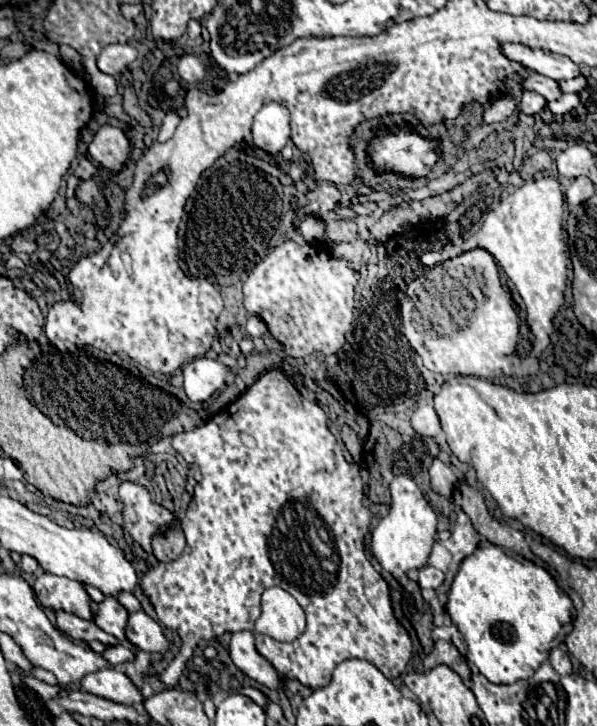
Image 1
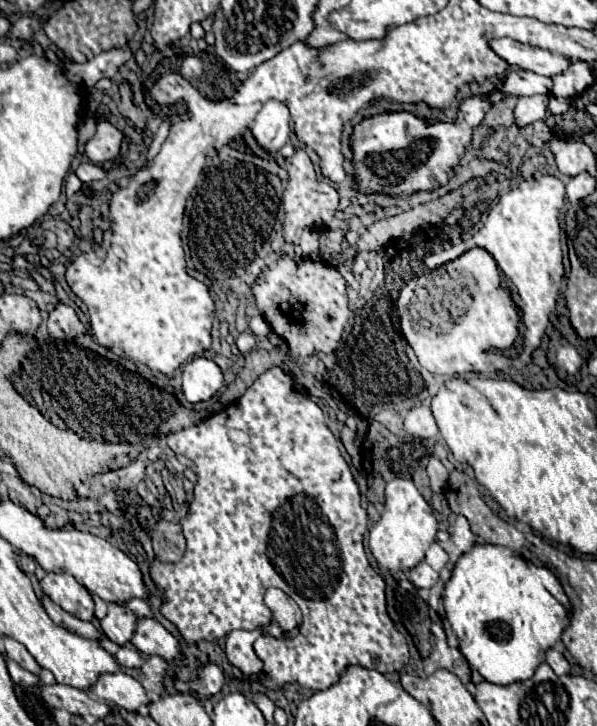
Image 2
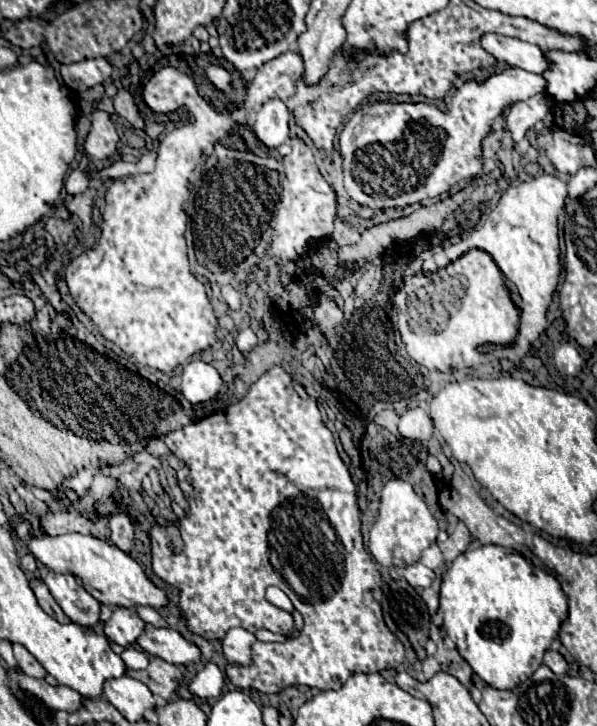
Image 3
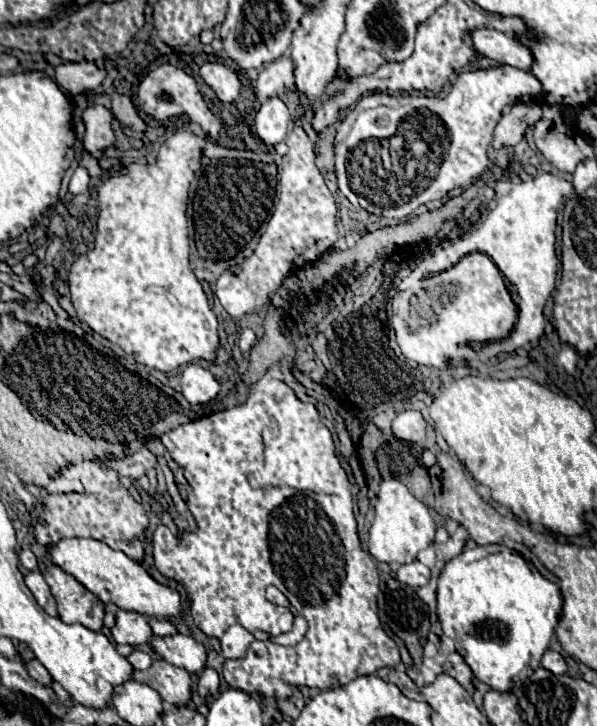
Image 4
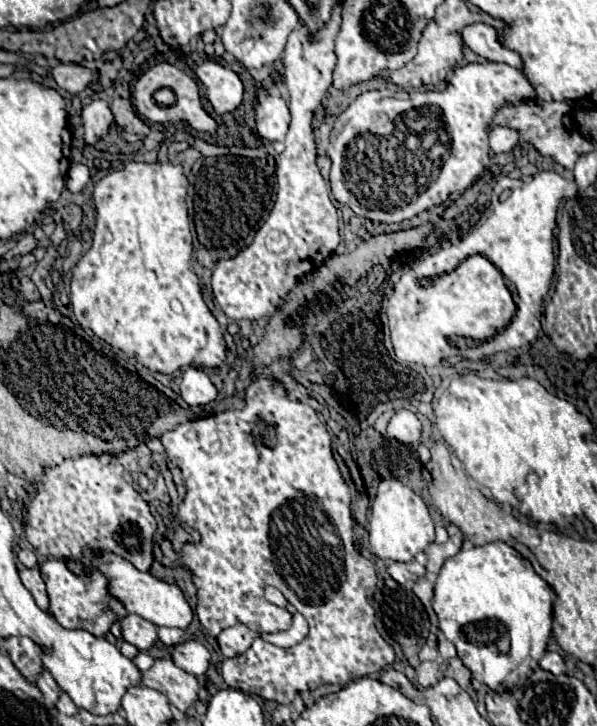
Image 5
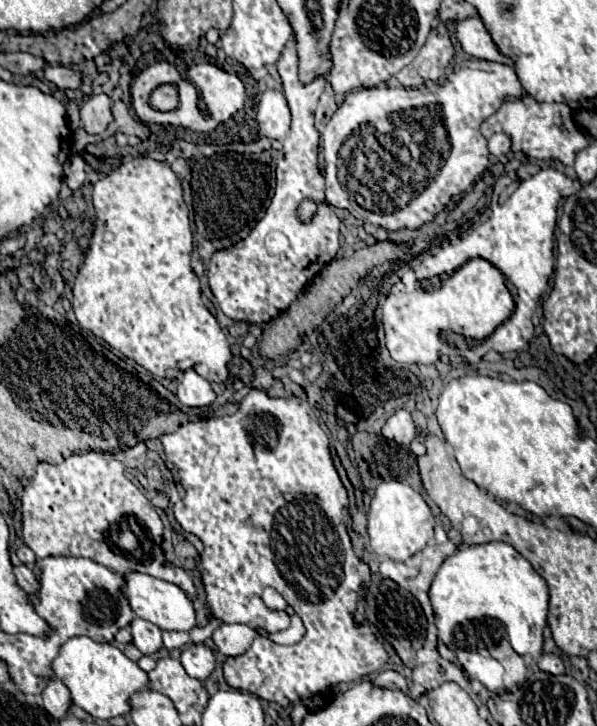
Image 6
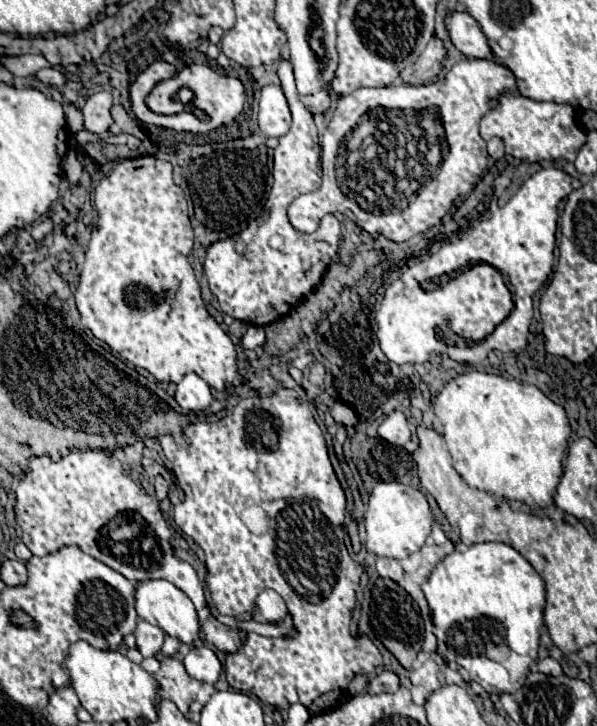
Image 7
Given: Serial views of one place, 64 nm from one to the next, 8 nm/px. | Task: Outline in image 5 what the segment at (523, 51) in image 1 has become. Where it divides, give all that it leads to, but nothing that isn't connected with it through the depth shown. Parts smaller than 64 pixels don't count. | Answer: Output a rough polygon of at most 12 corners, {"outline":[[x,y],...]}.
{"outline":[[470,24],[464,44],[490,62],[522,68],[522,56],[504,48],[496,28]]}

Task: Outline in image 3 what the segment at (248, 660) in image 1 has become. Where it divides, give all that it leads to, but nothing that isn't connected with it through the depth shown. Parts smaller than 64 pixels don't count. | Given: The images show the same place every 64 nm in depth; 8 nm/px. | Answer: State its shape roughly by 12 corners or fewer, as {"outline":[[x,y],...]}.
{"outline":[[232,628],[232,638],[222,640],[230,664],[250,664],[256,636]]}

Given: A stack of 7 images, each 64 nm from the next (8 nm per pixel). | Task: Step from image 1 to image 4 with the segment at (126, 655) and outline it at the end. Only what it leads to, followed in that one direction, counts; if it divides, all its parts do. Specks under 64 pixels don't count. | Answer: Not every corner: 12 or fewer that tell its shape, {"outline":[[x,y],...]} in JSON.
{"outline":[[138,648],[126,656],[134,670],[146,670],[152,664],[146,652]]}

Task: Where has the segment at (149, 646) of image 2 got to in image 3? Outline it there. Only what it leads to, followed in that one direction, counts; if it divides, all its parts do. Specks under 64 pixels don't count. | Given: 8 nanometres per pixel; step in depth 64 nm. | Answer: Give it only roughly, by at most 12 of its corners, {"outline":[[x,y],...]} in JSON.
{"outline":[[146,624],[136,644],[176,666],[200,660],[200,650],[170,628]]}

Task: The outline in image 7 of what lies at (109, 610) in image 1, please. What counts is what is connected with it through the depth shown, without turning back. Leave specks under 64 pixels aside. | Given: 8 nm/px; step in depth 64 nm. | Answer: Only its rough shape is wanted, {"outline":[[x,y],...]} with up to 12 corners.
{"outline":[[146,620],[134,636],[142,656],[160,652],[164,632]]}

